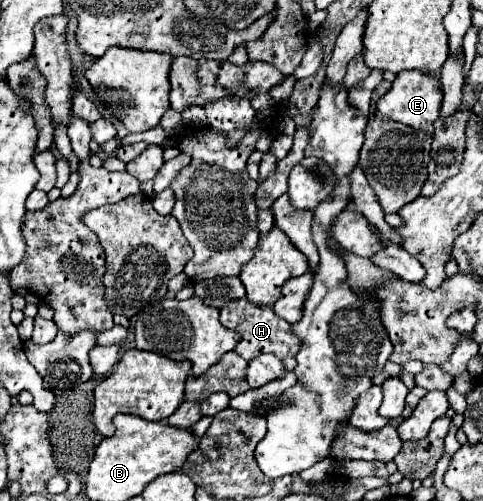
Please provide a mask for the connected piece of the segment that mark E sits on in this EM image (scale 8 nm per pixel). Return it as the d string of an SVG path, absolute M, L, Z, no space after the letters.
M415 70L415 72L399 72L397 78L393 80L391 90L383 94L375 106L377 106L377 112L381 112L383 116L395 122L421 130L425 134L433 134L433 122L441 114L441 100L443 100L443 92L439 88L439 82L433 76L419 74L419 70Z

